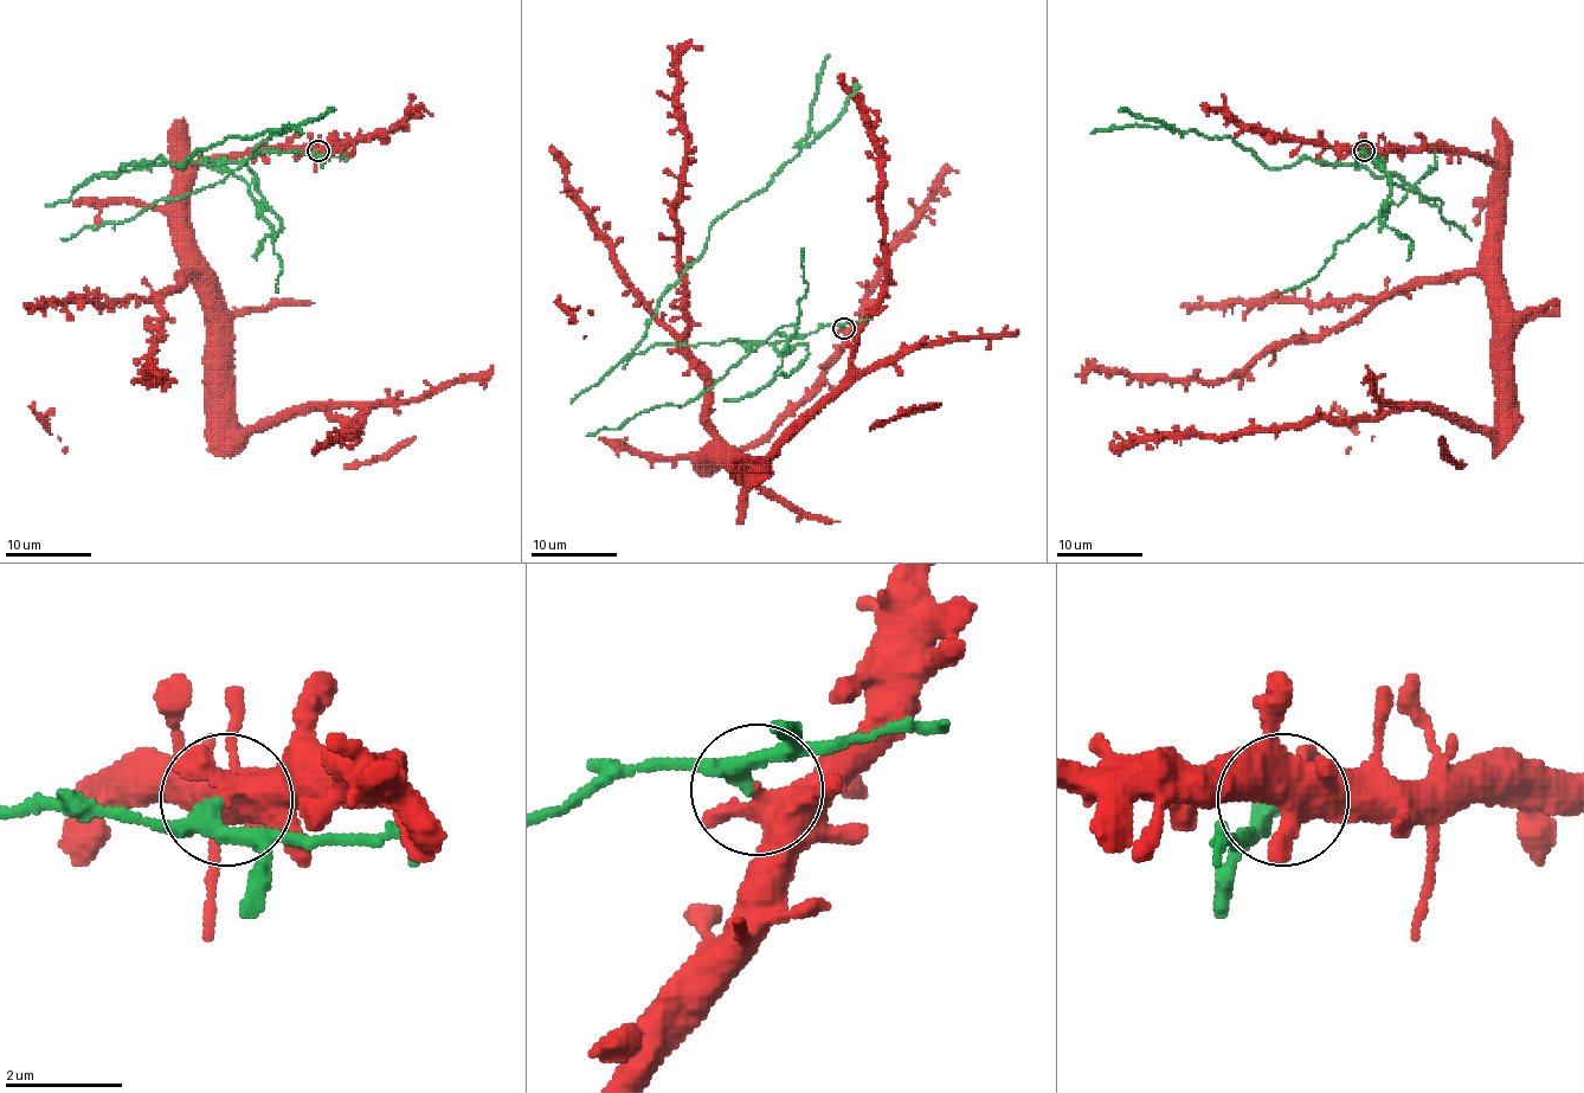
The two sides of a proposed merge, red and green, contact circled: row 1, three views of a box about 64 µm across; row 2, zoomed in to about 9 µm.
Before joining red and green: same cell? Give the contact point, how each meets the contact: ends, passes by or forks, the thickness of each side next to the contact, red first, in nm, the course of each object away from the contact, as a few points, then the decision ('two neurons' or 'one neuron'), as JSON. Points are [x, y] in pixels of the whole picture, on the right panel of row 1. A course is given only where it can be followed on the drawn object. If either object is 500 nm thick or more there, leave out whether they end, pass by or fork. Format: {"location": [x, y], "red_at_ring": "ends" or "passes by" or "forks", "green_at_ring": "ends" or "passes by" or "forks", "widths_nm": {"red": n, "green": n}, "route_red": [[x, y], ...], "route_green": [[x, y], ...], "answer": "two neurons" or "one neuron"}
{"location": [1364, 150], "red_at_ring": "passes by", "green_at_ring": "passes by", "widths_nm": {"red": 420, "green": 260}, "route_red": [[1364, 150], [1460, 148], [1496, 174], [1499, 430], [1398, 409], [1223, 436], [1138, 436], [1109, 449]], "route_green": [[1364, 150], [1378, 156], [1389, 174], [1312, 159], [1267, 167], [1232, 137], [1170, 127], [1090, 133]], "answer": "two neurons"}

